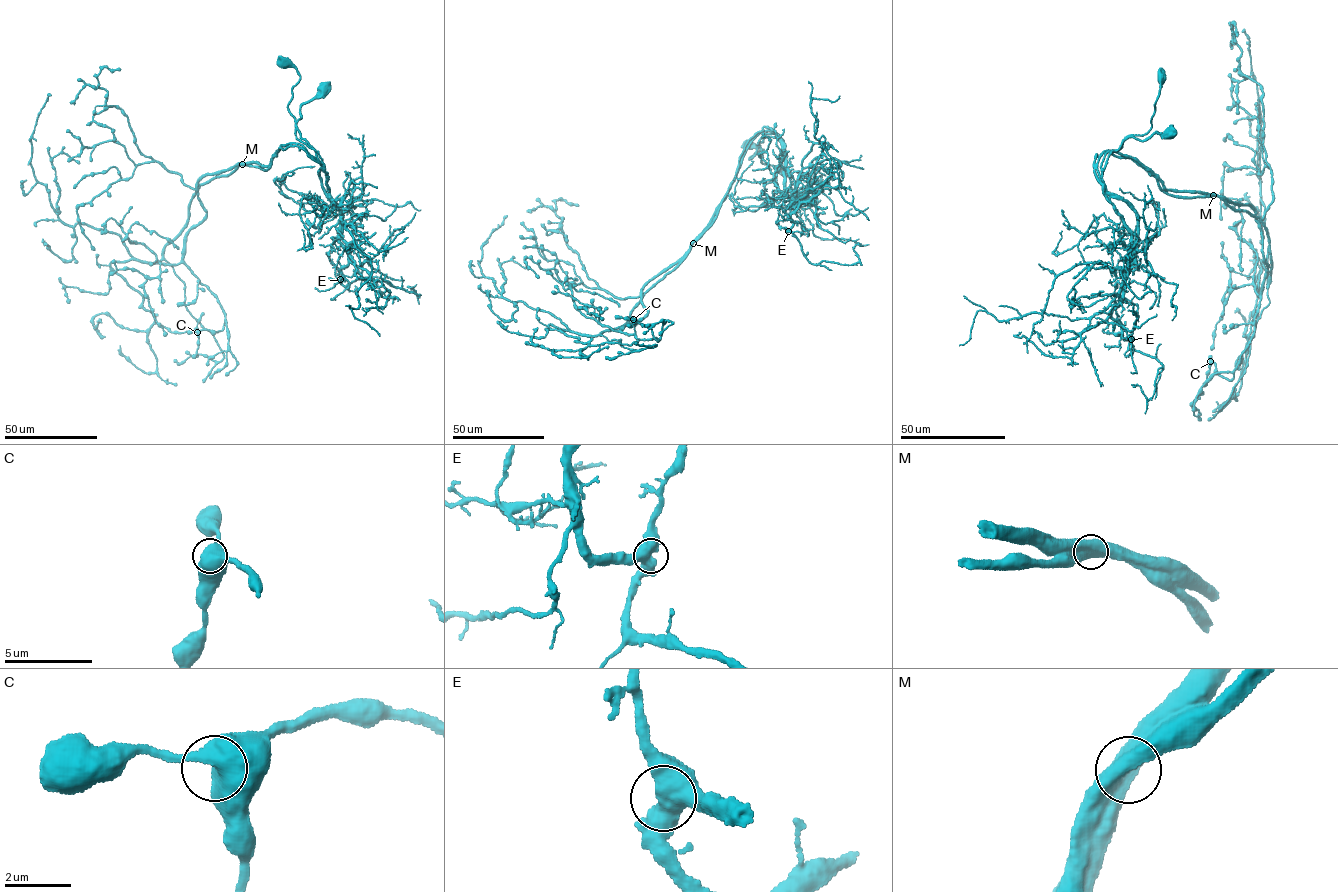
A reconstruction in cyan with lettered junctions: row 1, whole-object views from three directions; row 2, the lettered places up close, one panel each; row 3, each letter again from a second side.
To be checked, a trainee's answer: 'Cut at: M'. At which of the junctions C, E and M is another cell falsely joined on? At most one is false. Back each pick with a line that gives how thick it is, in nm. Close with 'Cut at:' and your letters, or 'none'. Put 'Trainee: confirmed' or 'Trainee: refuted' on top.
Trainee: confirmed
M: 750 nm thick
Cut at: M

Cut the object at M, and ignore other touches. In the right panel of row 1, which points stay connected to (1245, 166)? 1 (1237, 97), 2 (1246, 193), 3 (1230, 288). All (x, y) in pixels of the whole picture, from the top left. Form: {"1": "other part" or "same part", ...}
{"1": "same part", "2": "other part", "3": "same part"}

